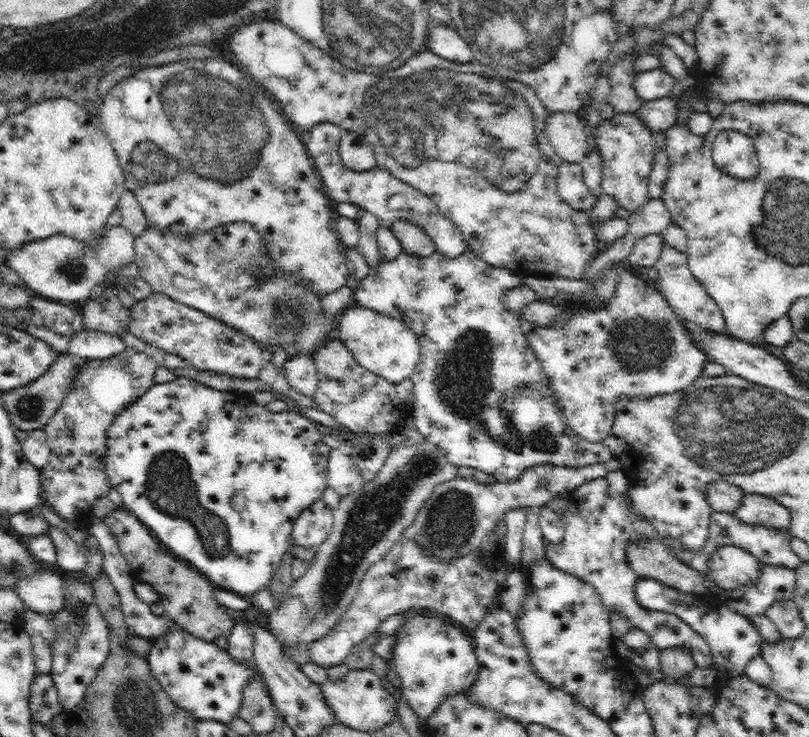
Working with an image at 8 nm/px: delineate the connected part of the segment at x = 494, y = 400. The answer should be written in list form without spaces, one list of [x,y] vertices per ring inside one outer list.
[[[467,248],[465,254],[458,258],[446,258],[439,251],[435,251],[428,257],[418,257],[403,251],[402,254],[392,260],[382,260],[376,269],[372,270],[362,281],[359,281],[353,293],[355,304],[379,313],[385,313],[397,319],[401,318],[418,337],[421,347],[420,357],[414,372],[410,376],[412,384],[414,384],[413,391],[415,396],[413,402],[414,427],[419,430],[426,441],[440,447],[442,453],[448,457],[448,461],[452,461],[452,464],[459,467],[469,466],[477,469],[478,472],[492,473],[498,481],[509,481],[510,479],[518,478],[525,468],[534,465],[547,464],[578,468],[594,463],[605,463],[614,457],[610,447],[604,444],[603,441],[588,441],[574,433],[574,430],[566,423],[566,415],[562,413],[562,408],[556,403],[556,397],[554,397],[550,379],[544,373],[542,361],[536,357],[526,335],[521,330],[519,315],[511,310],[506,310],[501,301],[502,293],[512,290],[512,288],[518,288],[521,285],[523,285],[521,273],[491,266],[491,264],[478,257],[470,248]]]

